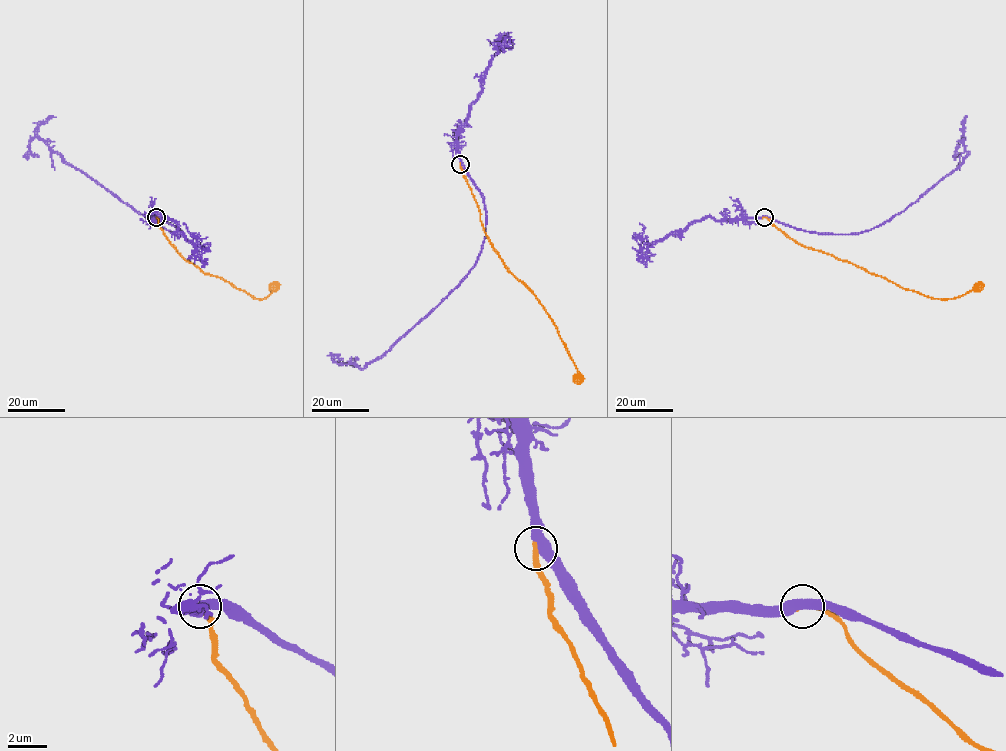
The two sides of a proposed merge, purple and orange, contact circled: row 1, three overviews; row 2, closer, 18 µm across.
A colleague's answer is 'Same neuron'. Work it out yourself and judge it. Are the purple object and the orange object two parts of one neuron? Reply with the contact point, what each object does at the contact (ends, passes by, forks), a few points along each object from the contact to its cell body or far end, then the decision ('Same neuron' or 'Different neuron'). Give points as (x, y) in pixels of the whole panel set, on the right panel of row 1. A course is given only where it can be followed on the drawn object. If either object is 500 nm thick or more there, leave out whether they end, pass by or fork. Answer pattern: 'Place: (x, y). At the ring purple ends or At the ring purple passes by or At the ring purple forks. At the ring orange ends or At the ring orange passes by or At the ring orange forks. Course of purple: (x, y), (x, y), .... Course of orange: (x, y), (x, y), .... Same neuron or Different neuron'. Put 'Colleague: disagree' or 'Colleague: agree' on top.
Colleague: agree
Place: (764, 217). At the ring purple passes by. At the ring orange ends. Course of purple: (763, 217), (809, 232), (865, 232), (903, 211), (956, 169), (968, 154), (963, 137), (956, 152), (958, 157). Course of orange: (763, 217), (798, 243), (831, 254), (928, 297), (955, 298), (977, 285). Same neuron

